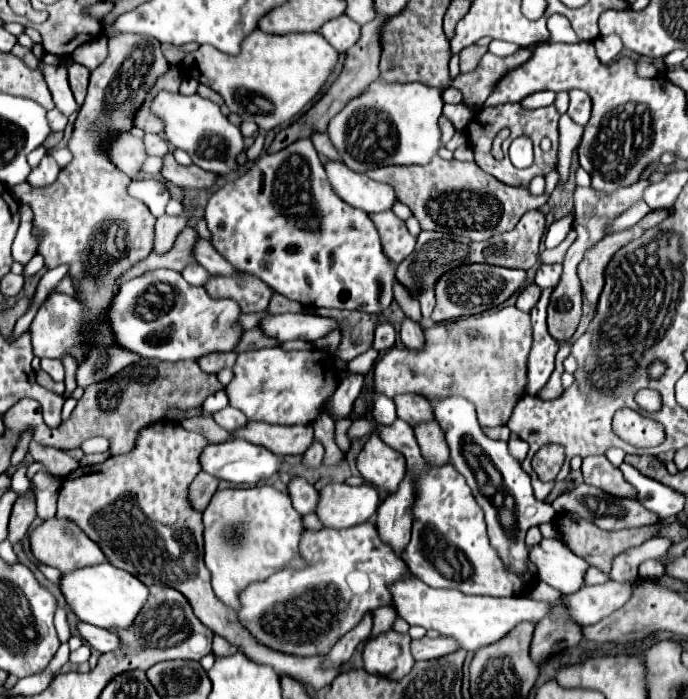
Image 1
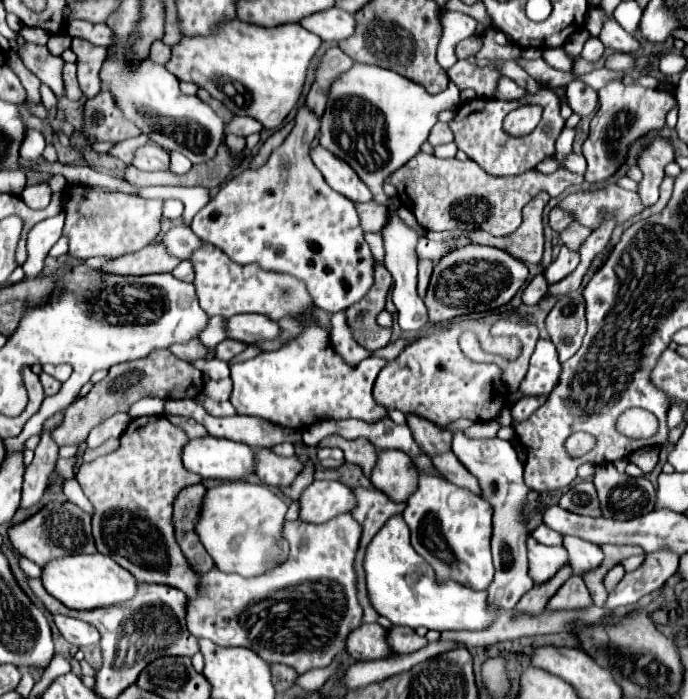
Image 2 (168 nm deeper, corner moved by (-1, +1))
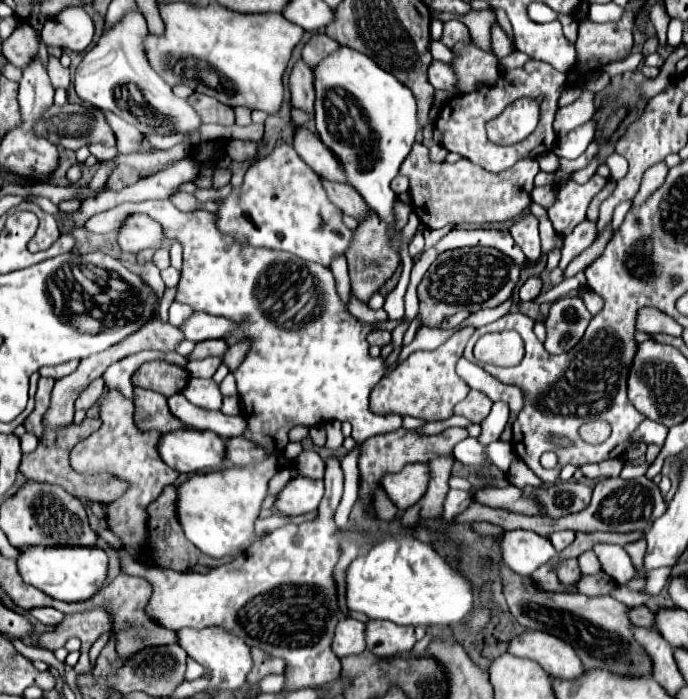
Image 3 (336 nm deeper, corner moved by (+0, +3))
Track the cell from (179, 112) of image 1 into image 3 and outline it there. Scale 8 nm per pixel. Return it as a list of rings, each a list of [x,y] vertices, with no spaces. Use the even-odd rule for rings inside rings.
[[[129,13],[83,57],[75,71],[75,91],[85,103],[119,115],[141,133],[189,133],[201,125],[201,119],[187,99],[175,97],[171,87],[151,69],[143,53],[145,35],[145,19],[139,13]]]

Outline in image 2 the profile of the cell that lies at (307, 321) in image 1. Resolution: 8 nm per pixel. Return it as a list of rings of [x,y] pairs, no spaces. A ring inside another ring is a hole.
[[[234,315],[228,319],[226,331],[230,339],[242,341],[246,345],[264,339],[276,339],[282,333],[280,325],[264,315]]]

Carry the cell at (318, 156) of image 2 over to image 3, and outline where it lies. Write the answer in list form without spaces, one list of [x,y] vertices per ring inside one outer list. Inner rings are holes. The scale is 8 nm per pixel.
[[[293,127],[293,147],[295,147],[297,155],[319,177],[327,177],[329,181],[345,183],[345,175],[343,175],[343,169],[341,169],[337,157],[323,145],[323,141],[319,141],[319,137],[315,133],[311,133],[309,129]]]

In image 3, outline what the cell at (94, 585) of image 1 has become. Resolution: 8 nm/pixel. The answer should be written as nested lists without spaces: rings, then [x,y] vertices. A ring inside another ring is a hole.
[[[23,545],[17,551],[17,569],[23,581],[59,601],[87,601],[107,577],[107,555],[97,545]]]

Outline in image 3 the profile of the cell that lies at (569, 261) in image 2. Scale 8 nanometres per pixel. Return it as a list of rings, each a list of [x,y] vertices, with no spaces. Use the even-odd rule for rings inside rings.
[[[589,219],[581,221],[581,223],[573,229],[573,233],[563,239],[565,245],[563,245],[563,251],[561,251],[559,269],[563,271],[563,269],[567,267],[567,263],[569,263],[575,255],[579,255],[579,253],[585,251],[587,247],[591,247],[595,239],[597,239],[597,223],[595,223],[595,221],[589,221]]]

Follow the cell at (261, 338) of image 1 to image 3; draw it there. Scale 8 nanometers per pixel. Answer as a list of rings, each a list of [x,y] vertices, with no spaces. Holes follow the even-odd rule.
[[[207,339],[195,345],[195,349],[187,355],[187,359],[205,359],[209,355],[217,355],[223,357],[223,353],[227,351],[227,343],[223,339]]]

